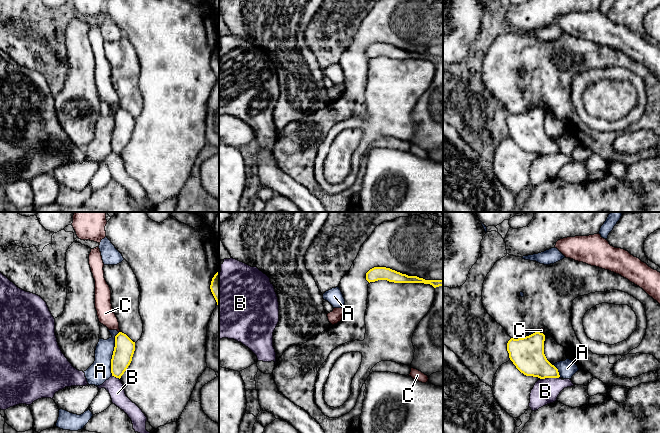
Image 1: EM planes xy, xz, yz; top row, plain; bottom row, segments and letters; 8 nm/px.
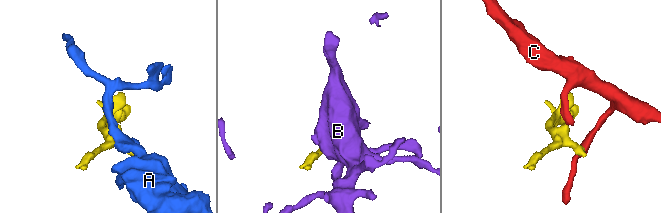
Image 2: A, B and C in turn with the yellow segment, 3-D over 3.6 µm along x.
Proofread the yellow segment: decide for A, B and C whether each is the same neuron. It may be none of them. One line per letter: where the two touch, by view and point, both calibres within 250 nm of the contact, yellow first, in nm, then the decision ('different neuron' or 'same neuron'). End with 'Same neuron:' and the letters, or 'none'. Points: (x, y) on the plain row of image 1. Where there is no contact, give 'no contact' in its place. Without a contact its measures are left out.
A: meets yellow in xy at (113, 130); 160 nm thick on the yellow side, 170 nm on the other; different neuron
B: meets yellow in yz at (549, 153); 260 nm thick on the yellow side, 200 nm on the other; different neuron
C: meets yellow in yz at (541, 109); 280 nm thick on the yellow side, 30 nm on the other; different neuron
Same neuron: none

